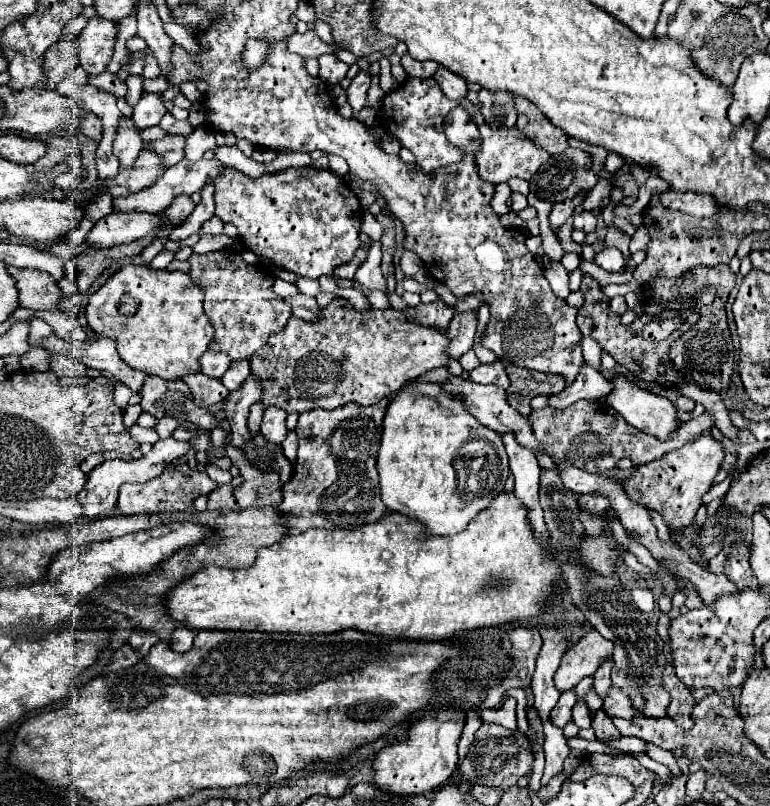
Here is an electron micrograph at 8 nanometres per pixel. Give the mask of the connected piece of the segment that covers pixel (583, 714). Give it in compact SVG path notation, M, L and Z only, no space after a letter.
M577 702L572 709L572 721L579 728L588 728L591 726L589 710L584 702Z

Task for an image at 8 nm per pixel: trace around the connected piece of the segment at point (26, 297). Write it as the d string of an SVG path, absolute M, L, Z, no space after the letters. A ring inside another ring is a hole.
M16 269L10 273L18 283L20 291L20 305L32 311L54 311L58 309L58 301L62 291L56 279L38 269Z

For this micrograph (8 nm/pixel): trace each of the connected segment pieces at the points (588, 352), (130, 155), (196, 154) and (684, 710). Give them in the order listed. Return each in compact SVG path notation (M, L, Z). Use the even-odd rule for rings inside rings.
M582 336L581 341L582 353L586 363L601 371L601 353L600 346L590 337Z
M120 117L114 137L114 155L120 159L122 167L130 167L142 149L140 131L132 117Z
M196 127L192 137L186 137L186 147L184 147L184 157L186 159L202 159L202 155L208 149L216 149L216 139L214 133L206 127Z
M668 663L662 675L662 685L666 687L666 691L670 693L670 705L666 707L666 715L670 715L676 723L680 723L684 729L692 729L694 721L692 721L692 709L698 703L690 689L686 685L682 685L682 681L674 675L672 665Z

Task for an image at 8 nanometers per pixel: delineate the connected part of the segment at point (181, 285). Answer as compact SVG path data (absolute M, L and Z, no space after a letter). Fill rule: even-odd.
M126 265L116 275L112 275L106 281L106 285L102 285L96 293L92 293L92 297L88 299L88 307L86 307L86 319L88 319L88 325L92 327L92 331L96 335L108 337L116 343L118 355L130 367L144 371L148 375L158 375L162 379L174 381L174 379L182 379L190 373L200 371L200 357L208 349L210 341L214 339L214 327L210 325L210 319L206 317L206 313L202 309L202 301L204 301L204 293L202 293L202 289L198 289L198 285L192 283L188 273L180 273L180 271L170 273L164 269L154 271L150 267L144 267L144 265ZM126 293L140 299L138 313L130 315L130 317L124 317L116 309L116 303Z

